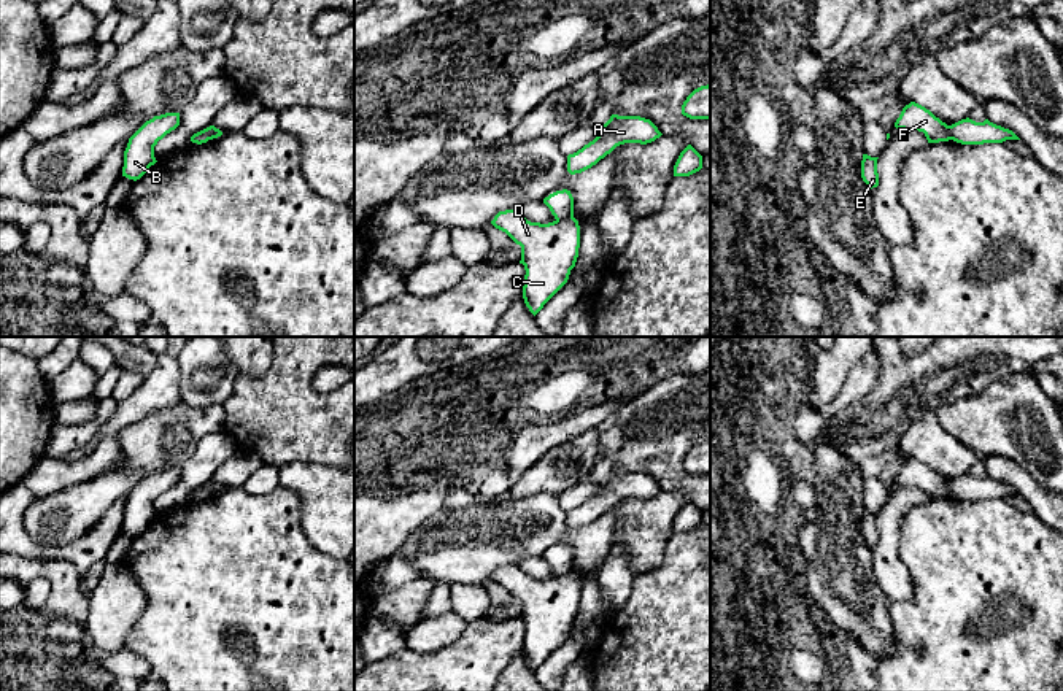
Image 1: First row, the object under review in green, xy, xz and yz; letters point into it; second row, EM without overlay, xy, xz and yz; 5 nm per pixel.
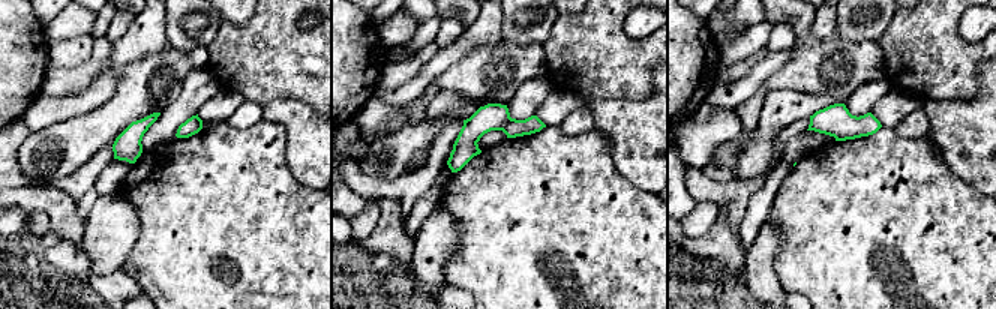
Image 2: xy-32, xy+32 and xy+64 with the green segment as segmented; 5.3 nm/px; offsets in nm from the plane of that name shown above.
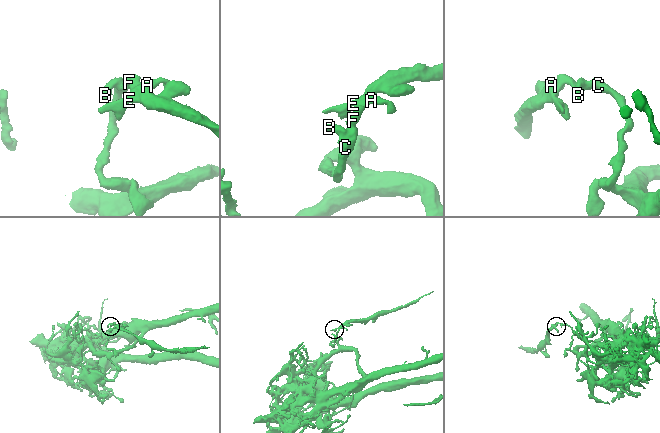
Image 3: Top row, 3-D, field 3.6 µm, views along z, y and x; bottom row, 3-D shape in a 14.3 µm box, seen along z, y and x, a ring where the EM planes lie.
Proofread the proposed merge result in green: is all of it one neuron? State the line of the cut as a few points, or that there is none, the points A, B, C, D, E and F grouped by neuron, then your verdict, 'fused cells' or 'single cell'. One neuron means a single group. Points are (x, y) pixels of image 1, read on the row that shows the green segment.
cut in xz along (572, 215), (556, 221); A E F / B C D; fused cells

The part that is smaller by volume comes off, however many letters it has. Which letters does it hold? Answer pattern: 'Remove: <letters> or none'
Remove: A, E, F

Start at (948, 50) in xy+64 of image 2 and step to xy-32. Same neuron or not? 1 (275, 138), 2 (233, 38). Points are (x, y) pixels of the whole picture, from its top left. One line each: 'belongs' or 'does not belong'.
1: does not belong
2: belongs

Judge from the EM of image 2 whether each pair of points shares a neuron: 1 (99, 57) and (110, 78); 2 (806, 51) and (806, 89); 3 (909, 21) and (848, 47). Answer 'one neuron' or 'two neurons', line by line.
1: two neurons
2: one neuron
3: two neurons

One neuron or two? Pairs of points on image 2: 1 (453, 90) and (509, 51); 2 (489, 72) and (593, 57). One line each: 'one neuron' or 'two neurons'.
1: one neuron
2: two neurons

